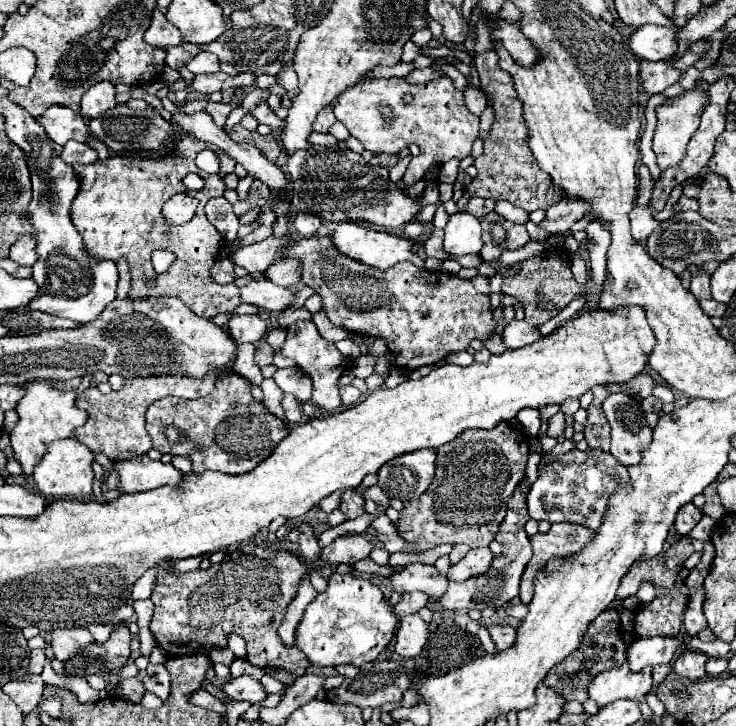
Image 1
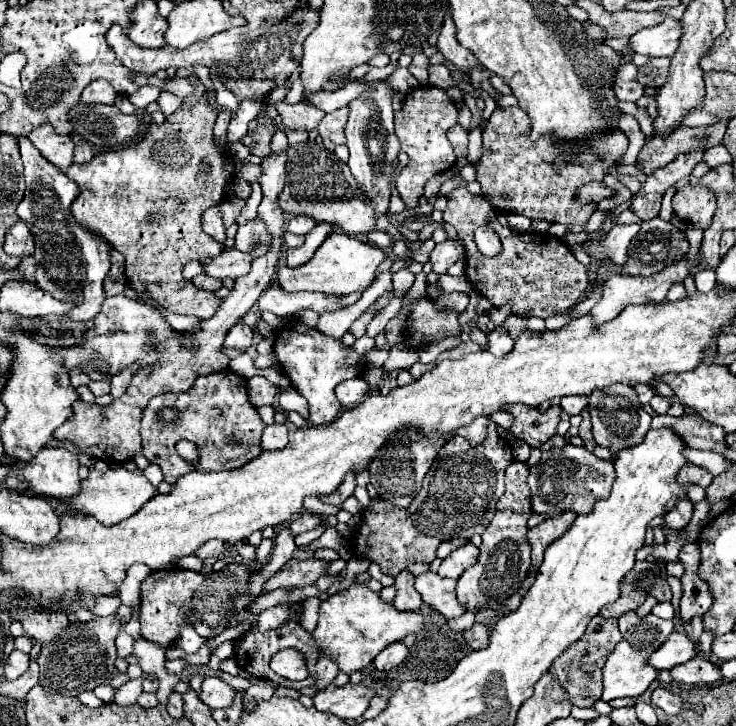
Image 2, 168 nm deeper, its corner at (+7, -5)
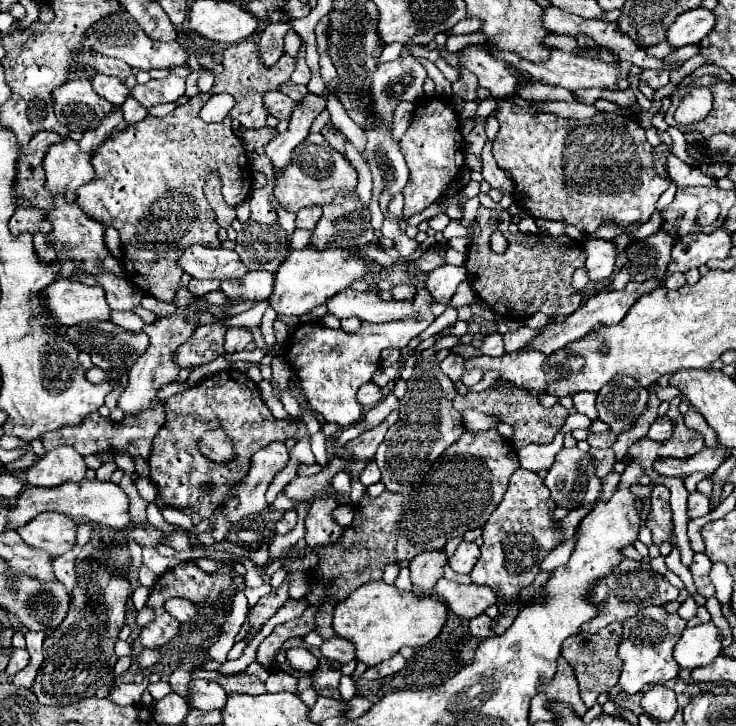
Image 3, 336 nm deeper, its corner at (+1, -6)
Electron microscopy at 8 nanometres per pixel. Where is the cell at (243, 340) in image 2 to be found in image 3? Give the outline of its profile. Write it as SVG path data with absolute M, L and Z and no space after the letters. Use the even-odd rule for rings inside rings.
M231 327L225 335L225 349L227 353L237 353L243 351L247 347L247 343L251 343L253 337L249 331L245 331L243 327Z

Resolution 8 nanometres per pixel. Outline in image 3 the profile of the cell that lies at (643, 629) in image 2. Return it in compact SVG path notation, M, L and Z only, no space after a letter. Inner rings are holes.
M645 607L625 623L623 629L623 643L619 647L619 657L625 661L619 685L625 693L639 693L643 687L655 685L659 681L675 679L679 673L679 665L673 659L673 647L681 637L687 621L681 619L677 613L667 613L663 607Z

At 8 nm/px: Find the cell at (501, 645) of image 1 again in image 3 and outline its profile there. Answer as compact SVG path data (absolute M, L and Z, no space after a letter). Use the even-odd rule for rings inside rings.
M483 613L479 617L473 617L469 621L469 631L477 637L477 639L485 639L491 635L491 619Z

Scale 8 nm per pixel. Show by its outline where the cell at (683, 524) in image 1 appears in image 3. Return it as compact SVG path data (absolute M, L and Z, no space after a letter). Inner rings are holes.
M693 491L689 495L689 519L695 519L695 517L703 517L709 513L709 497L699 493L699 491ZM691 505L693 505L693 515L691 515Z

